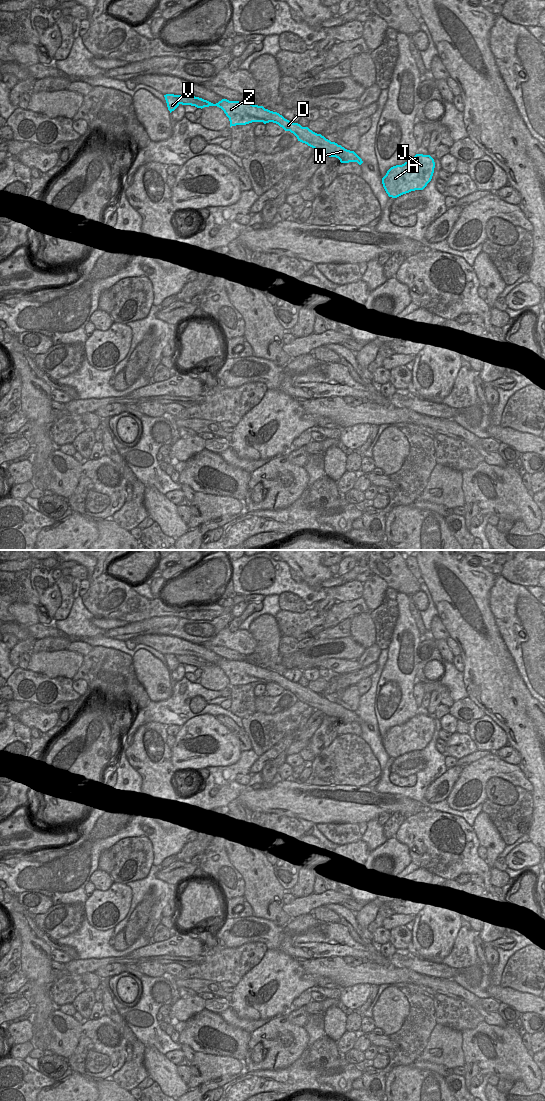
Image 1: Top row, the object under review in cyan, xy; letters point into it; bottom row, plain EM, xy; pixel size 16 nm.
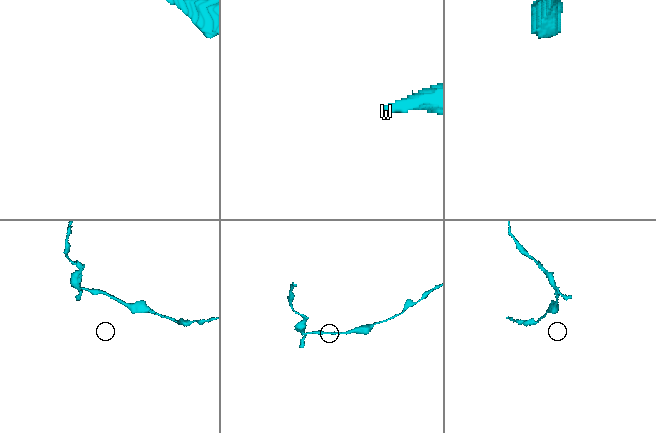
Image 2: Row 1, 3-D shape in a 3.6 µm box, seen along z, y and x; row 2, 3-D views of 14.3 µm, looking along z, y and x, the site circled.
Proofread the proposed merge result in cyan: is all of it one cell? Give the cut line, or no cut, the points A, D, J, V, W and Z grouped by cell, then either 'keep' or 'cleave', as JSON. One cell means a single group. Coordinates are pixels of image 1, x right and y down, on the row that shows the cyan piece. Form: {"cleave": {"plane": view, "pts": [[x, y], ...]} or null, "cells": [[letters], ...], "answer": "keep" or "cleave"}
{"cleave": {"plane": "xy", "pts": [[175, 95], [179, 103]]}, "cells": [["A", "D", "J", "W", "Z"], ["V"]], "answer": "cleave"}

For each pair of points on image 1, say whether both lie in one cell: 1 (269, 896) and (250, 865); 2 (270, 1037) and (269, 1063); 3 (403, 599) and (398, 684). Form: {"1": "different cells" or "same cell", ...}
{"1": "same cell", "2": "same cell", "3": "same cell"}

